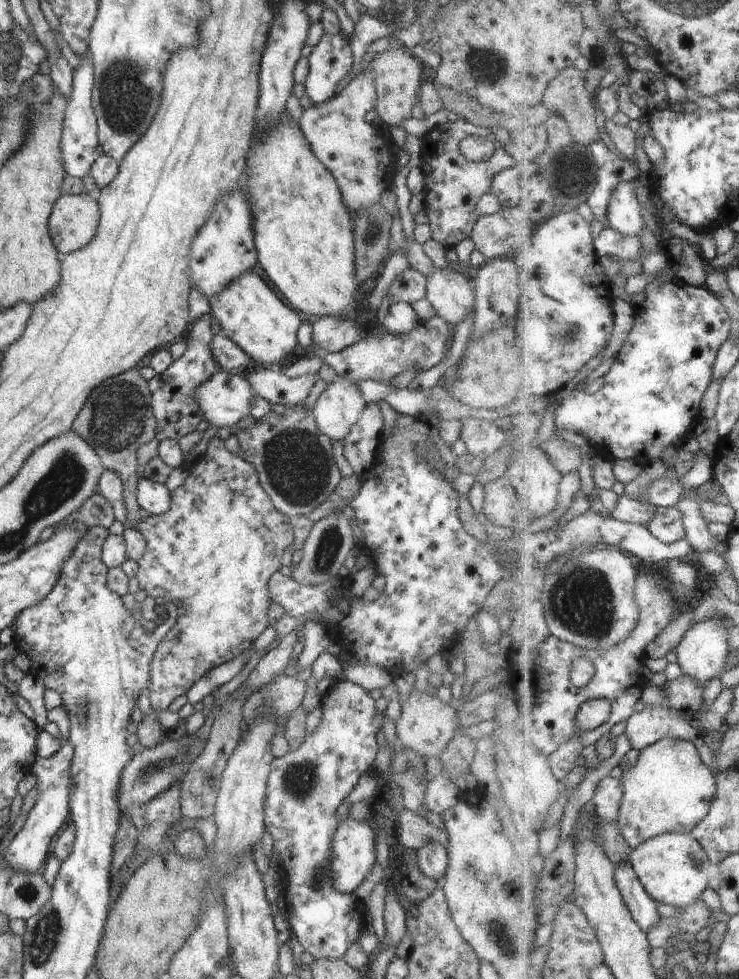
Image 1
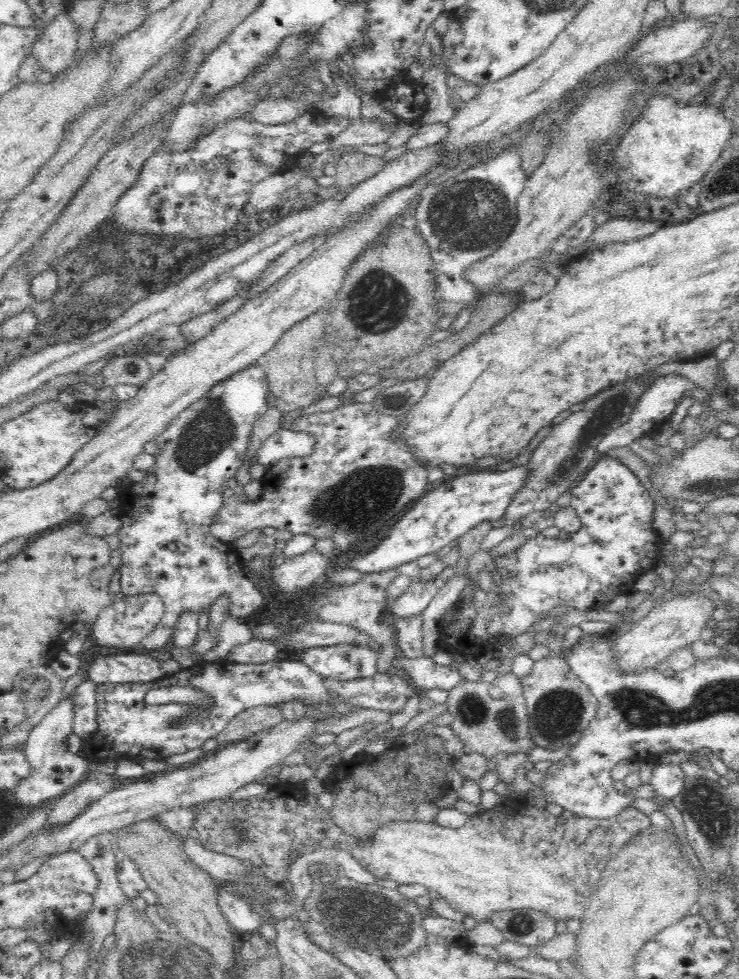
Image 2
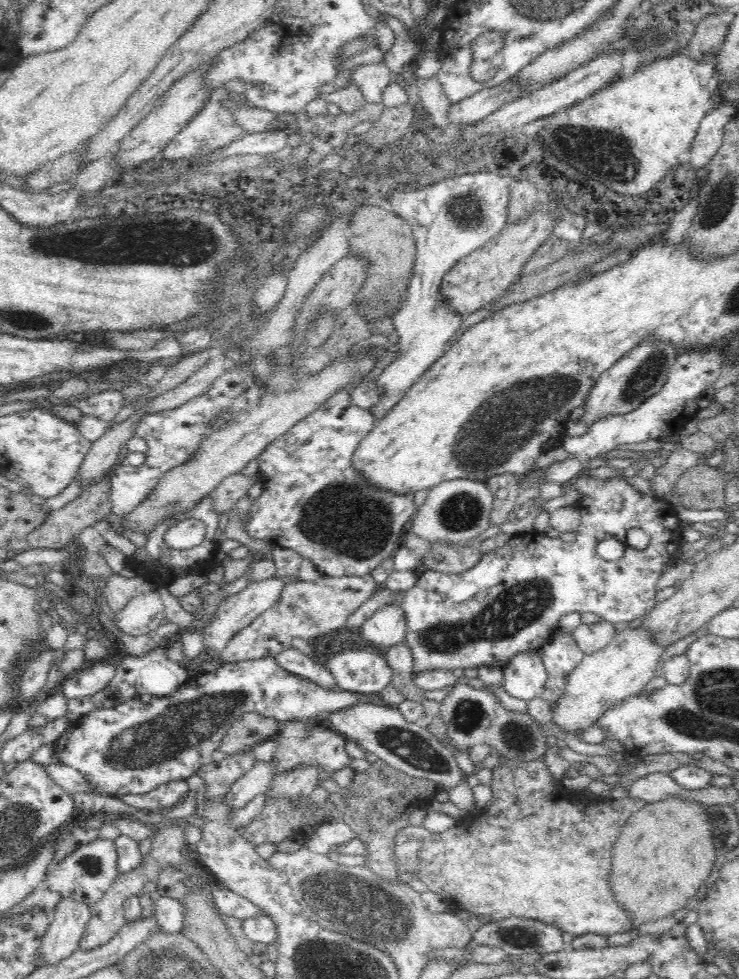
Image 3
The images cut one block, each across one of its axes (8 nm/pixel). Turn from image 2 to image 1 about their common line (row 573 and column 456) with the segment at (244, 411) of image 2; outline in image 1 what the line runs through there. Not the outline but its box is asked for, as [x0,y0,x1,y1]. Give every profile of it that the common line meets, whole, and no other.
[419,118,517,242]

